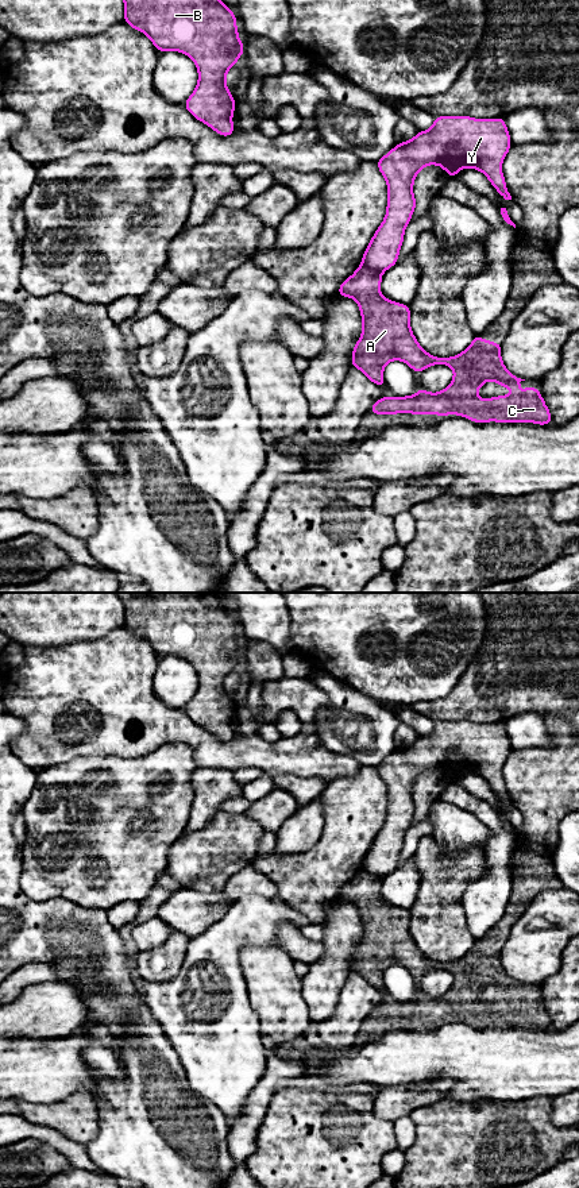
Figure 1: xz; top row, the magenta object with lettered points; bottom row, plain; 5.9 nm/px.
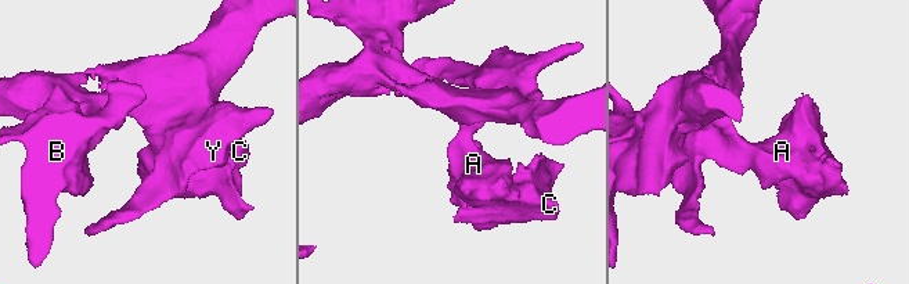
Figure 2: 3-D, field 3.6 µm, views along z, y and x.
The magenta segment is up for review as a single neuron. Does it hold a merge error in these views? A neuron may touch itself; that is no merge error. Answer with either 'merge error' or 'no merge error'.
merge error

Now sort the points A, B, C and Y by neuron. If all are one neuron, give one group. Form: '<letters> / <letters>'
A C / B Y

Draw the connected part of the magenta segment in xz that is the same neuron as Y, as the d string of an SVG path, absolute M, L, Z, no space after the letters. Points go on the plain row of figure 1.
M436 721L429 734L418 736L413 744L397 748L377 765L387 787L387 813L363 859L362 869L383 878L398 867L405 833L417 811L413 787L424 771L439 770L451 784L462 774L476 774L505 805L512 805L501 775L510 751L503 722L470 721Z

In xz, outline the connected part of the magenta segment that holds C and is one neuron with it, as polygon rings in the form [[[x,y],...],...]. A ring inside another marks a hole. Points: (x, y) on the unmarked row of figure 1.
[[[360,869],[355,878],[348,882],[337,894],[337,898],[343,902],[351,902],[354,903],[358,910],[362,919],[362,940],[360,944],[355,948],[354,956],[352,956],[352,964],[351,969],[354,972],[358,972],[371,987],[375,990],[385,992],[383,986],[383,973],[385,971],[391,965],[402,965],[405,967],[410,973],[416,976],[416,979],[421,977],[426,972],[435,971],[435,969],[445,969],[453,973],[453,984],[449,988],[448,992],[439,998],[428,998],[422,991],[418,991],[420,998],[412,999],[408,1002],[381,1002],[374,1010],[370,1012],[370,1017],[373,1019],[395,1019],[395,1018],[416,1018],[416,1019],[426,1019],[433,1018],[440,1022],[447,1019],[458,1019],[463,1021],[474,1027],[489,1027],[489,1026],[497,1026],[497,1027],[536,1027],[539,1030],[547,1030],[552,1027],[551,1017],[547,1012],[543,1000],[539,998],[537,992],[533,992],[530,988],[528,988],[528,994],[520,995],[520,987],[525,986],[521,983],[517,983],[512,977],[507,976],[505,972],[502,964],[501,964],[501,952],[502,948],[493,948],[490,945],[483,945],[480,940],[475,940],[472,948],[459,960],[451,961],[451,963],[436,963],[431,958],[428,958],[417,946],[414,942],[412,934],[410,934],[410,913],[408,910],[390,906],[385,903],[379,895],[381,895],[381,886],[382,886],[382,876],[373,875],[370,872],[366,872]],[[486,986],[494,986],[497,990],[503,990],[507,995],[513,995],[514,1000],[499,1000],[499,1002],[490,1002],[487,1004],[482,1004],[476,1000],[476,996],[480,994],[480,991]]]

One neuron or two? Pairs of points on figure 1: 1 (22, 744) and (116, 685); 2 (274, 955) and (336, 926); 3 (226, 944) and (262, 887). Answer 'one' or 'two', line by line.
1: one
2: two
3: two

